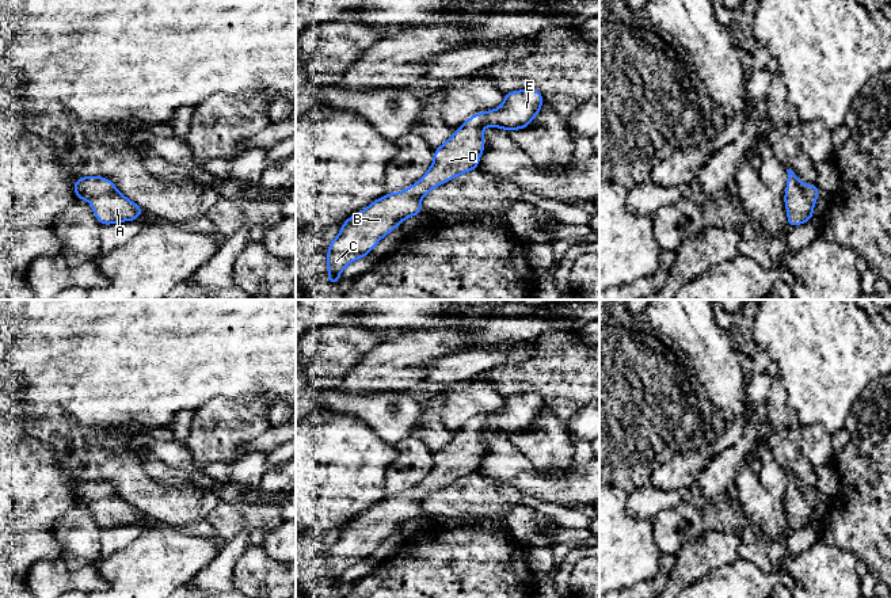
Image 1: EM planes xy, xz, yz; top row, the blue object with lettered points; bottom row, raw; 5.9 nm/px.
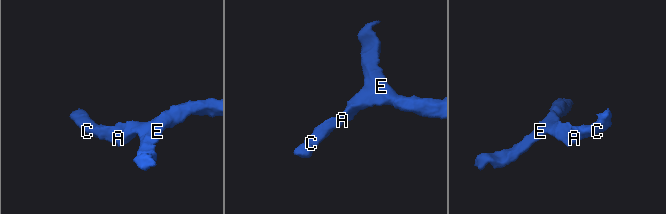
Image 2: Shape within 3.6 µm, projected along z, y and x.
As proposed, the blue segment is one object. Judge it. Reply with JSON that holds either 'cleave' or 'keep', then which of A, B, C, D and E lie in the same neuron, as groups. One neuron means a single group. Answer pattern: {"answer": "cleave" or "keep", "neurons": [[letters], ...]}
{"answer": "keep", "neurons": [["A", "B", "C", "D", "E"]]}

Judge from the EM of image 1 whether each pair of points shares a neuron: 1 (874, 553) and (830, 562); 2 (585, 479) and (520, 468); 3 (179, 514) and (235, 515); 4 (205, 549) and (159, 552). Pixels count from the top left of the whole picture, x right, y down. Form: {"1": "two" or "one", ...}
{"1": "two", "2": "one", "3": "two", "4": "one"}

